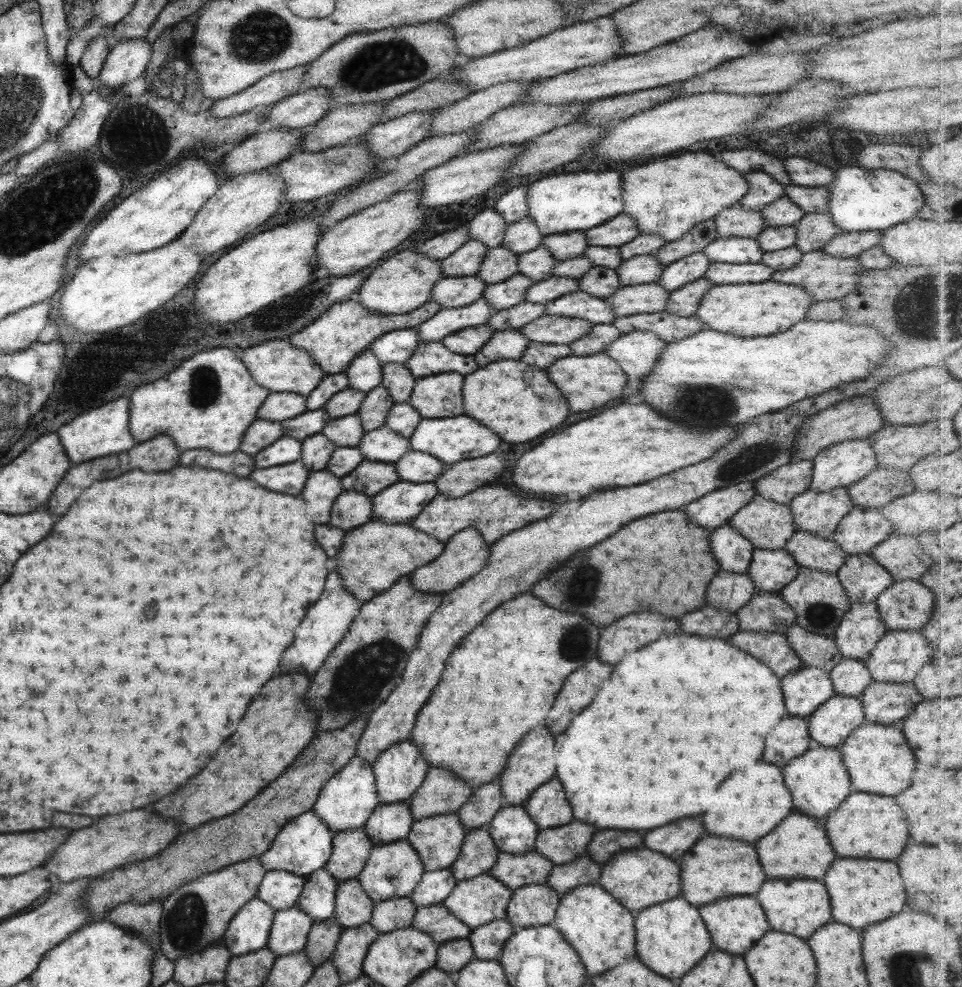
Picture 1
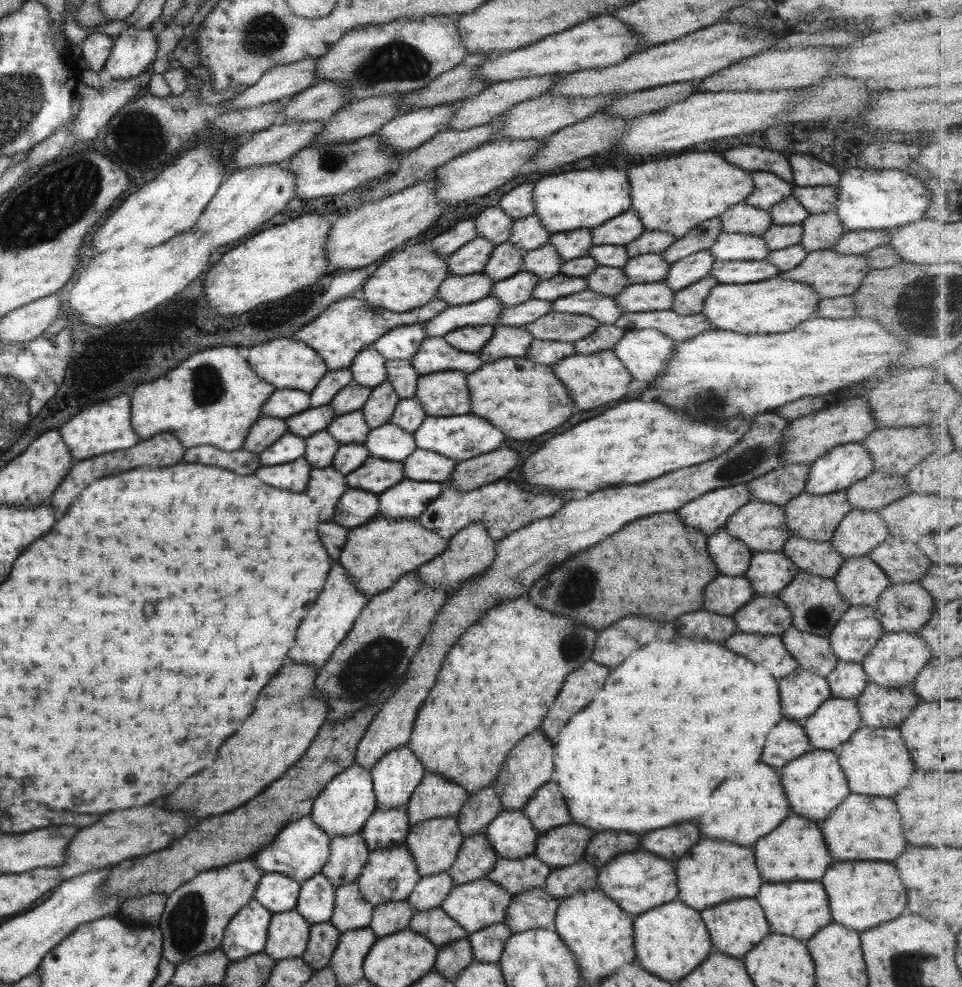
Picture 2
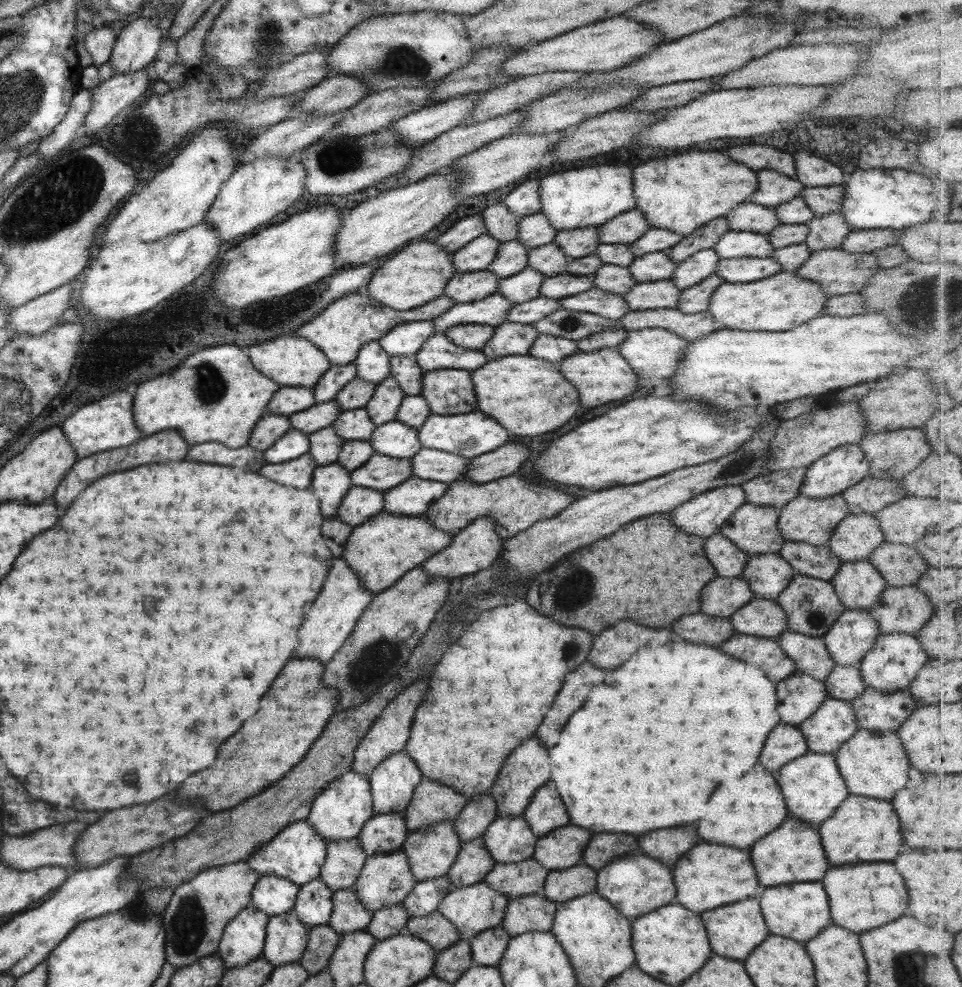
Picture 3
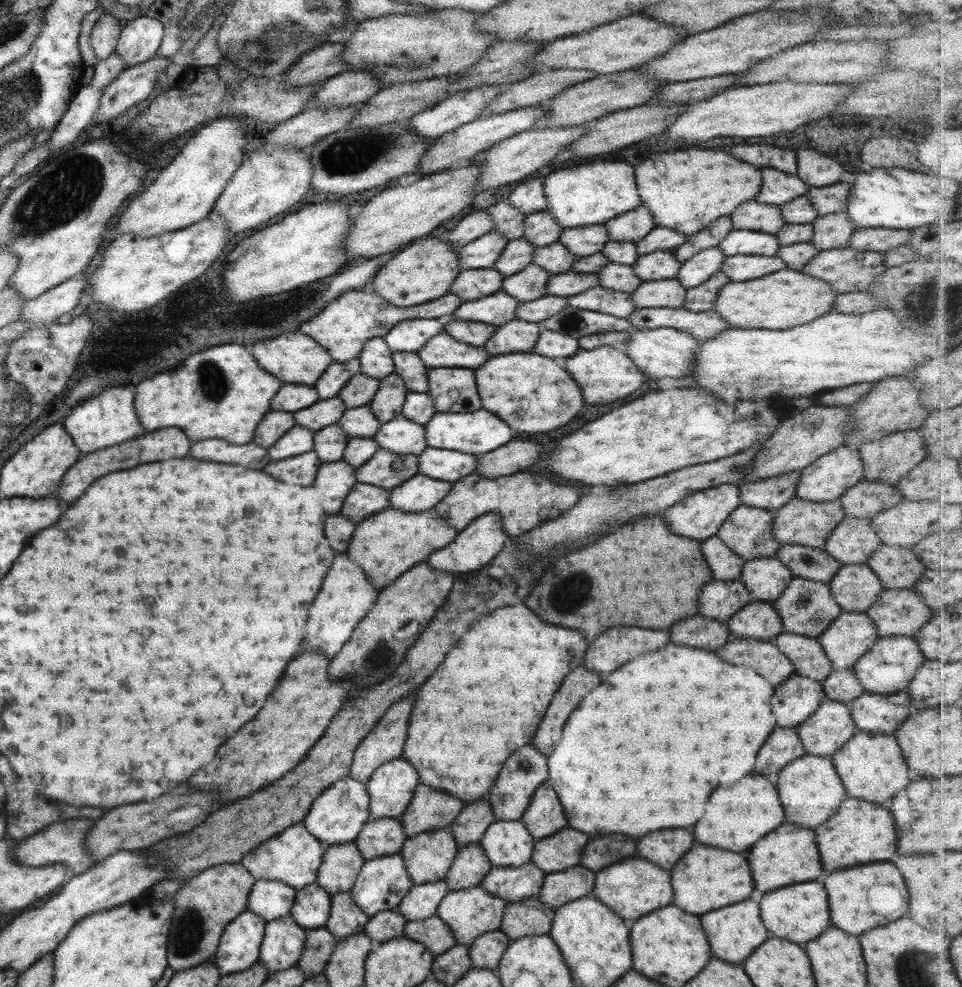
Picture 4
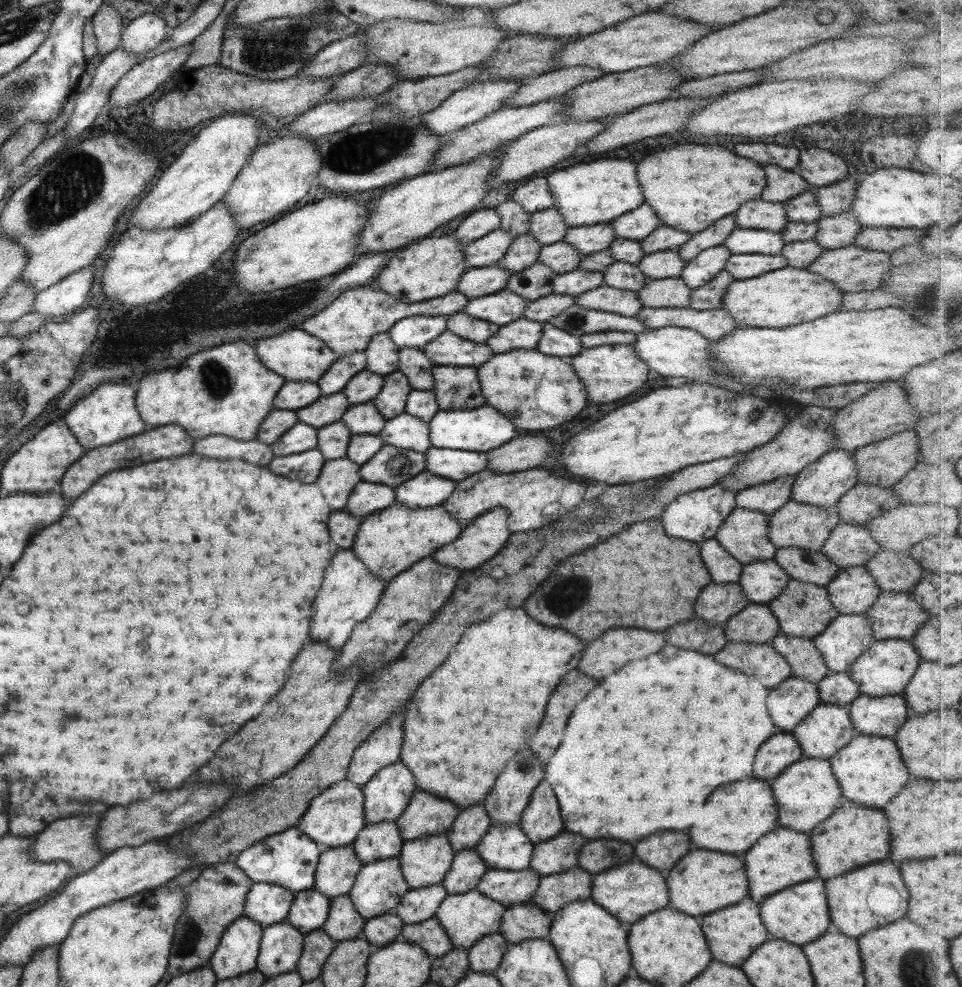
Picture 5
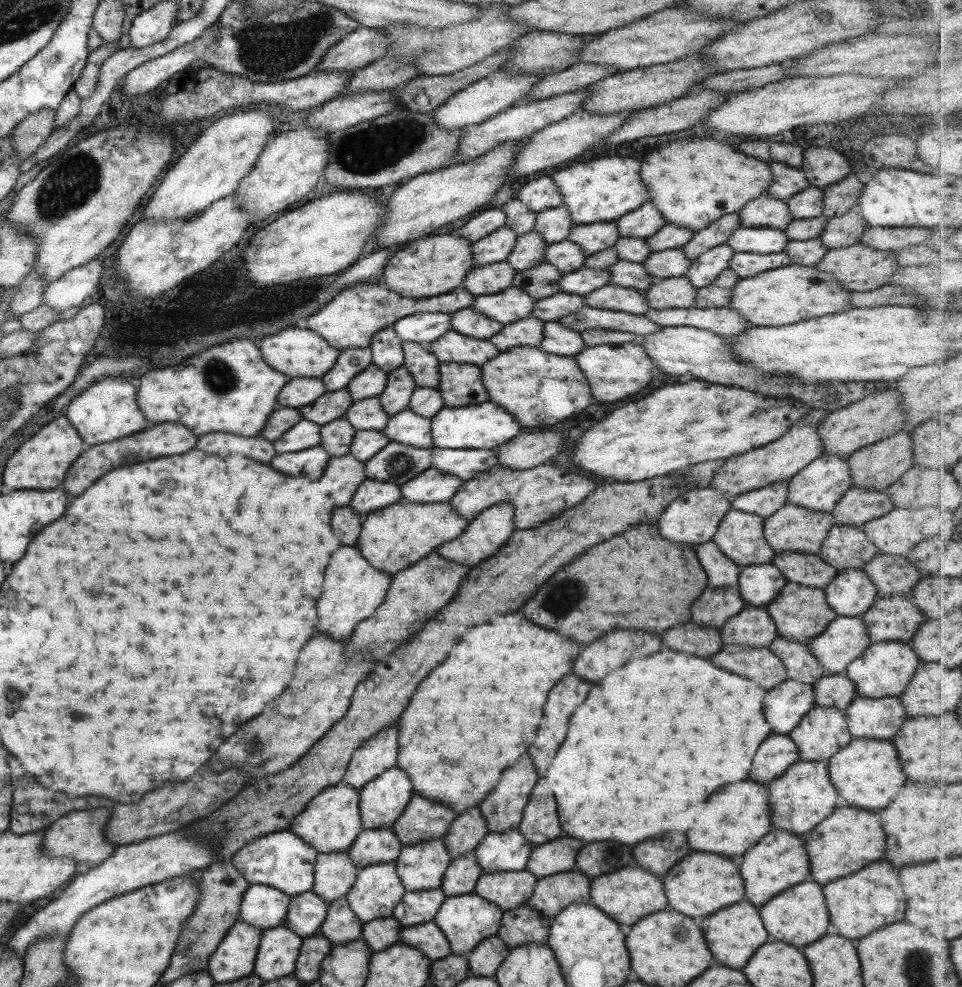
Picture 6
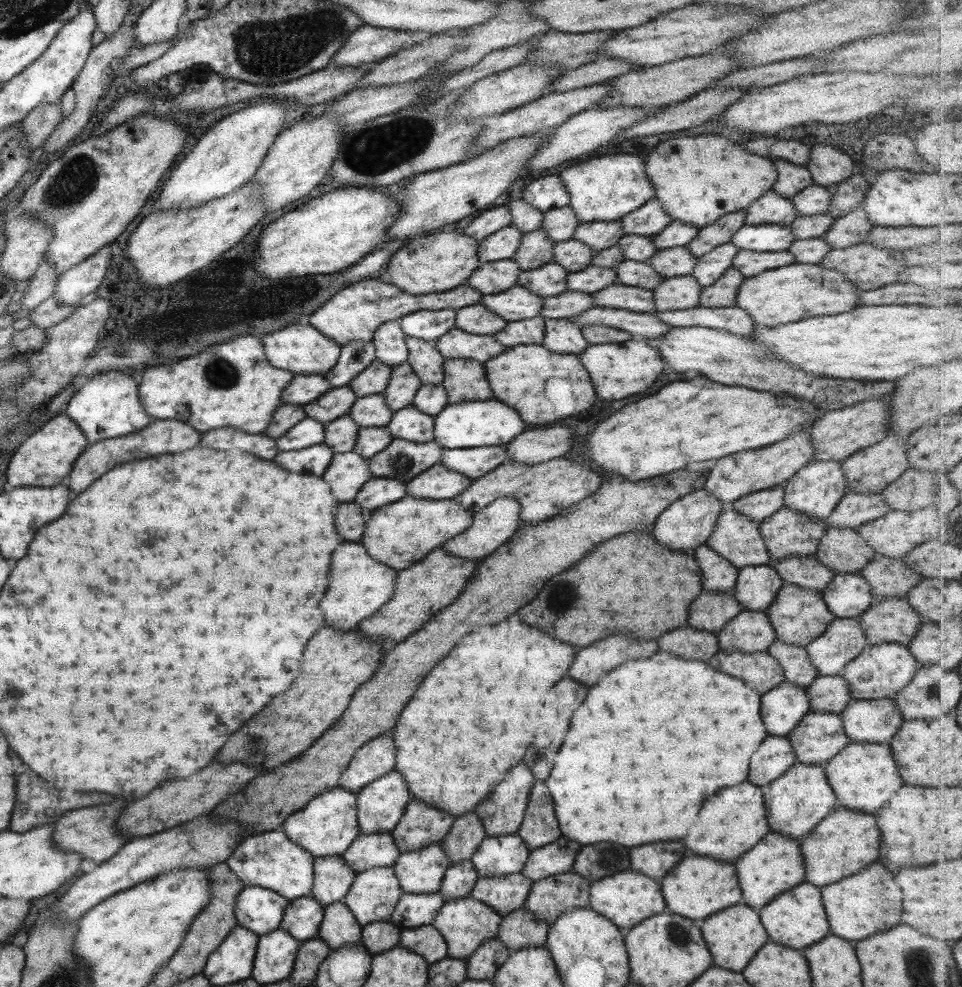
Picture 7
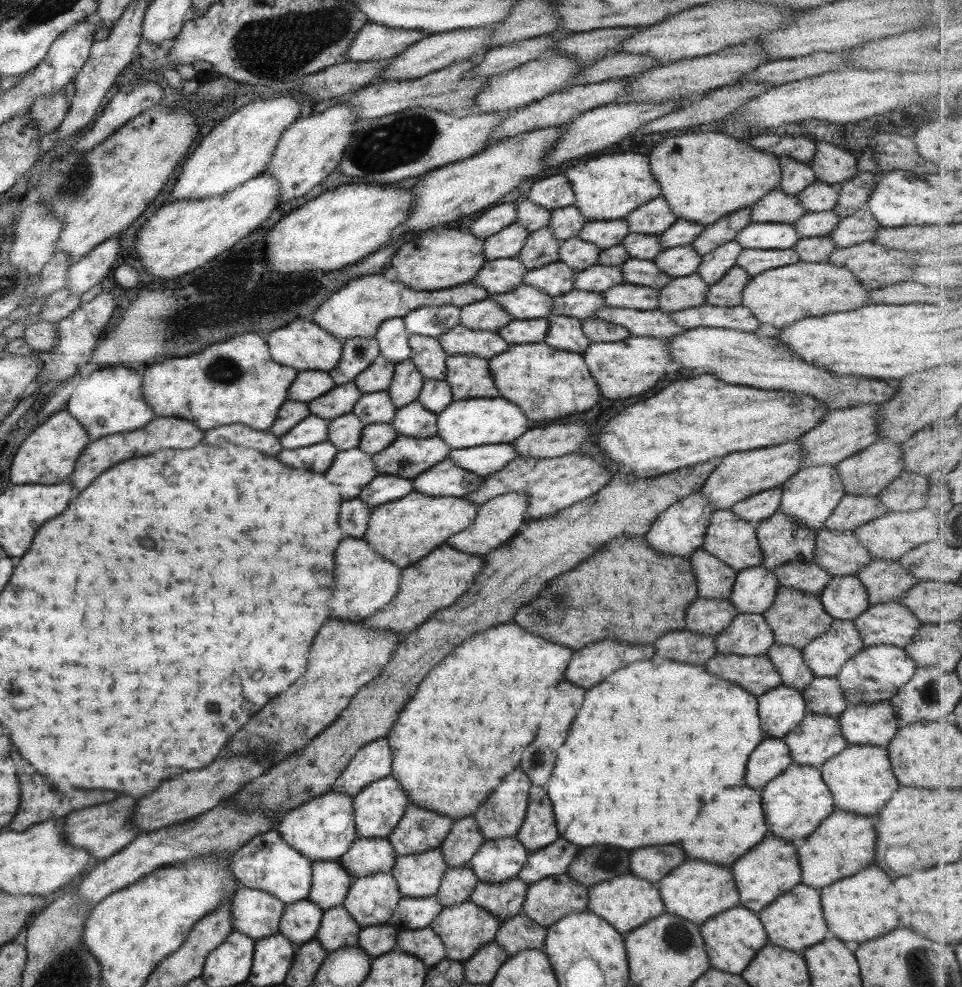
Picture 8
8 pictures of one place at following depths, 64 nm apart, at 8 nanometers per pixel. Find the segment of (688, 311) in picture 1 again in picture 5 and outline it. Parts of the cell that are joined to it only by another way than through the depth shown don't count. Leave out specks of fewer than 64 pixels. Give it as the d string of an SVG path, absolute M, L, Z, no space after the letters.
M721 270L706 284L690 289L689 307L693 310L721 309L727 284L731 280L733 278L727 274L727 271Z

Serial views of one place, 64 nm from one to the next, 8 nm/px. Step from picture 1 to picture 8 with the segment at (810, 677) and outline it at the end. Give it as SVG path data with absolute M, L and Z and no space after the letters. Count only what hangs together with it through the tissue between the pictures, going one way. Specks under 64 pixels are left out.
M783 684L756 697L763 734L782 739L807 714L801 691Z

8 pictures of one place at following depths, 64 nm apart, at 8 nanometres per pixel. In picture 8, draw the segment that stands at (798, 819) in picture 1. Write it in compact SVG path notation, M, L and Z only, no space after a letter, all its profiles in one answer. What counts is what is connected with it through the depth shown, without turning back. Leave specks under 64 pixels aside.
M765 836L757 846L753 846L747 854L743 854L731 868L737 892L739 892L739 906L751 912L759 912L769 902L773 902L783 892L791 890L795 884L801 882L801 872L797 866L795 850L791 844Z

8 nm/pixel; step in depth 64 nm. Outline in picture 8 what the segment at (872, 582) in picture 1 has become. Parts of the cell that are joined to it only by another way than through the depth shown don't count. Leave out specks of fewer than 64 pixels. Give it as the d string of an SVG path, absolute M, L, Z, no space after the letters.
M855 575L831 577L817 597L832 620L854 621L870 607L867 591Z

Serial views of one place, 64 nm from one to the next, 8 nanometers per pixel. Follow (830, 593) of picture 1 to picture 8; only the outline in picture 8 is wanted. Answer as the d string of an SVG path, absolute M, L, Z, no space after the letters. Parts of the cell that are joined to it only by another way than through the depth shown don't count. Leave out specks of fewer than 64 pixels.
M777 587L774 601L762 612L765 624L774 636L774 643L802 649L811 639L827 632L832 623L831 617L822 609L817 595L805 594L794 588Z

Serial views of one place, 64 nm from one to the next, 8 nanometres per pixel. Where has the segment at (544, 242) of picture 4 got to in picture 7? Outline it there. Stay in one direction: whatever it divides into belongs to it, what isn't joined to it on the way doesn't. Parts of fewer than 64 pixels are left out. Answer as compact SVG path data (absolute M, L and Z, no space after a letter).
M568 205L561 208L548 209L543 213L541 226L545 234L554 242L569 240L578 222L572 208Z

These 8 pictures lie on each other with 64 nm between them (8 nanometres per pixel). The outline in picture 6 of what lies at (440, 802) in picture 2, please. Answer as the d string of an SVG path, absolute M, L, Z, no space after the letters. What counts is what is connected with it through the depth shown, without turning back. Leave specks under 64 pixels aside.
M415 794L395 820L392 831L402 847L419 844L424 840L442 838L456 815L450 808Z

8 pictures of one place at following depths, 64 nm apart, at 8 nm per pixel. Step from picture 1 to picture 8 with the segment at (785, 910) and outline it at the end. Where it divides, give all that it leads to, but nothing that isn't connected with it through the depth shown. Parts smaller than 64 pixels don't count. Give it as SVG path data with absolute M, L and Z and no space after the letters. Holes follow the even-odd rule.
M797 884L793 892L785 892L779 896L775 902L771 902L767 908L759 912L759 920L765 928L765 934L771 944L781 946L785 950L797 952L803 948L809 948L811 944L817 944L823 940L827 928L821 916L821 906L819 906L819 894L803 884ZM793 894L793 896L791 896Z

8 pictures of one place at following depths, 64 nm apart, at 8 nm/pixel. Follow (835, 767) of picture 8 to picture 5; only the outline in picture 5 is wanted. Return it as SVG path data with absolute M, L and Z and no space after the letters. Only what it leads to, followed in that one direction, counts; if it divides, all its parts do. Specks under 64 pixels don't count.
M855 735L828 758L832 775L847 800L869 808L881 808L905 786L907 772L893 742L893 739L883 736Z

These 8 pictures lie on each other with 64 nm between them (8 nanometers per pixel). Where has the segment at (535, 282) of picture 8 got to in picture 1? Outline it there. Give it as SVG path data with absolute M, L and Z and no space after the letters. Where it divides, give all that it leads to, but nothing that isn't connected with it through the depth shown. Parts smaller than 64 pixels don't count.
M517 273L507 277L507 280L488 284L484 288L483 298L496 311L511 308L524 301L525 292L534 283L527 275Z

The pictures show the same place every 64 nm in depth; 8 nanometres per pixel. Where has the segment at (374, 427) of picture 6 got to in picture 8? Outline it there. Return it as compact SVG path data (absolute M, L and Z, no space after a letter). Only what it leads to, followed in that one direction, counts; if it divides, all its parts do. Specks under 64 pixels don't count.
M387 390L362 394L351 409L364 424L391 423L396 406L391 402Z

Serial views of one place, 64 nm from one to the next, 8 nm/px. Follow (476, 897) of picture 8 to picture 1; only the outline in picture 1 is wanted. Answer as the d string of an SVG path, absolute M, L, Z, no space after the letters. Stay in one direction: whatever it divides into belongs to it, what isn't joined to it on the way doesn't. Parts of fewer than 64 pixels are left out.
M534 851L517 855L499 852L489 874L513 892L523 885L546 884L552 866L549 859Z

